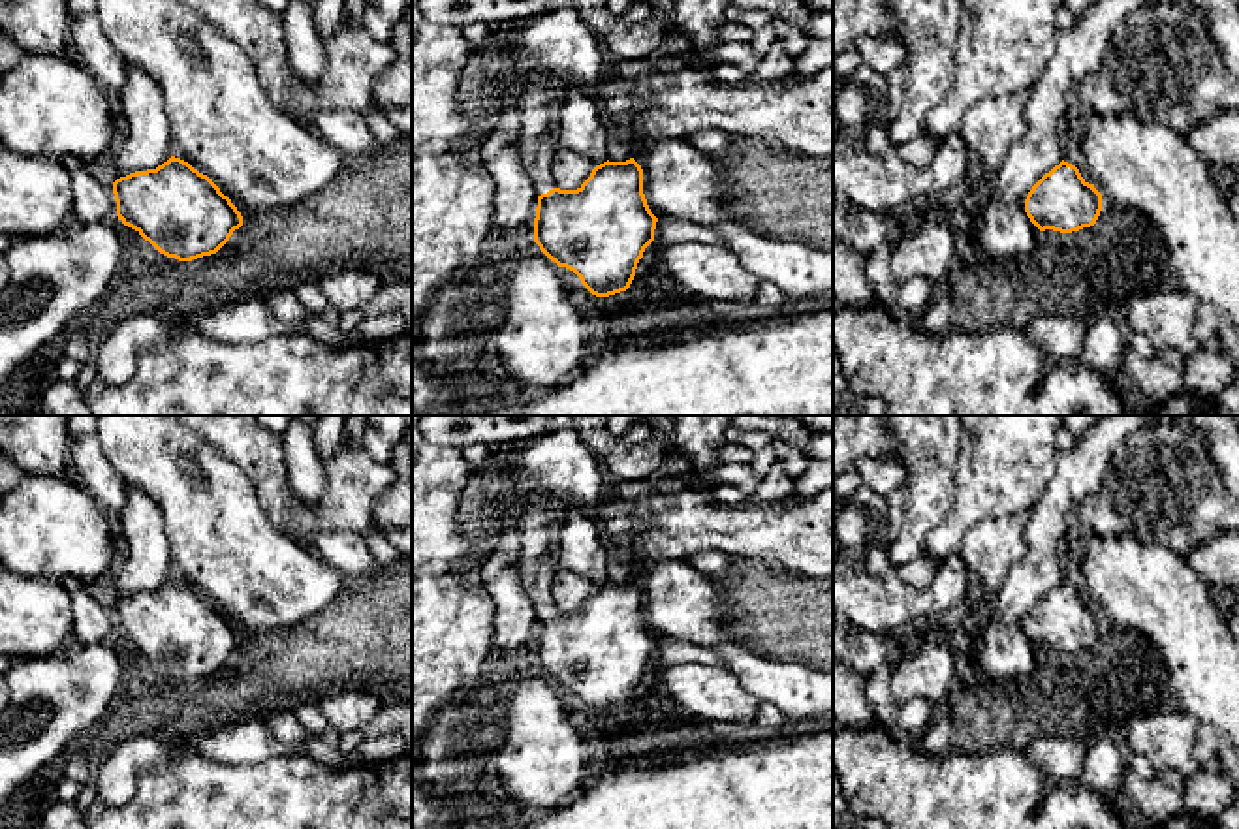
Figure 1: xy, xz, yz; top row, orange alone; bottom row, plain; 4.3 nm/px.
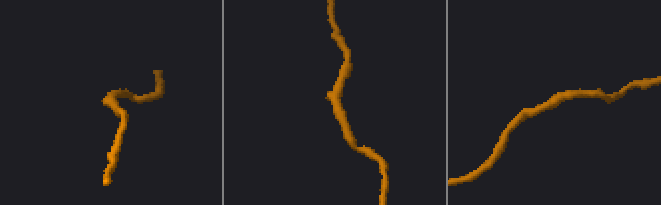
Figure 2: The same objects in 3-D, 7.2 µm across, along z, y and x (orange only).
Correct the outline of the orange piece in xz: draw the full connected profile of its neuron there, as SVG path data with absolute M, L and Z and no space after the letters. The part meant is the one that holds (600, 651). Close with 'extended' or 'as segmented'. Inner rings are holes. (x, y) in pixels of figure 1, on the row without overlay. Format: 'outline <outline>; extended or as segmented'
outline M532 502L517 521L521 577L538 613L534 664L558 688L573 692L592 716L609 718L630 709L645 669L654 662L658 639L647 626L643 590L634 579L596 587L577 611L560 611L553 605L551 581L558 532L555 519L547 504Z; extended

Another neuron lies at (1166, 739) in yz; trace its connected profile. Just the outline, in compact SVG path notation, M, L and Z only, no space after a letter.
M1147 712L1128 720L1121 731L1126 756L1143 756L1151 767L1175 769L1184 778L1201 771L1194 748L1200 724L1186 712Z

